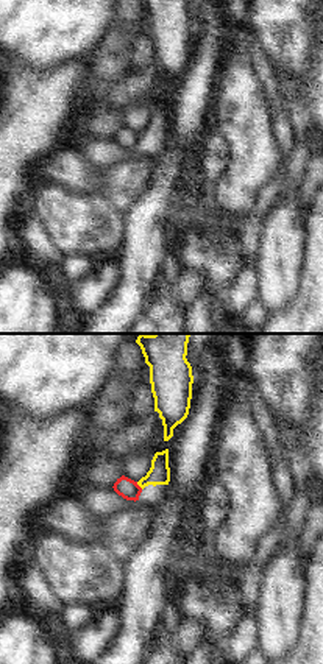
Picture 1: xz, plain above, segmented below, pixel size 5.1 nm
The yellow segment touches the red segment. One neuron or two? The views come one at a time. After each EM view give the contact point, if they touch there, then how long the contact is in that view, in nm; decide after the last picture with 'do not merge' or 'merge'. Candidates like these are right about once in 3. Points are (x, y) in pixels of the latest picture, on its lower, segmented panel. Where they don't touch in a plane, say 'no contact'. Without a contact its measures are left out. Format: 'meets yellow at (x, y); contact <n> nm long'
meets yellow at (139, 485); contact 50 nm long

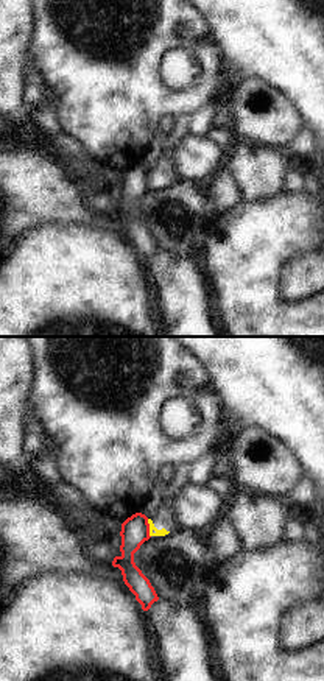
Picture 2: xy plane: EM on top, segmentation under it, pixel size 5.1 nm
meets yellow at (150, 529); contact 100 nm long

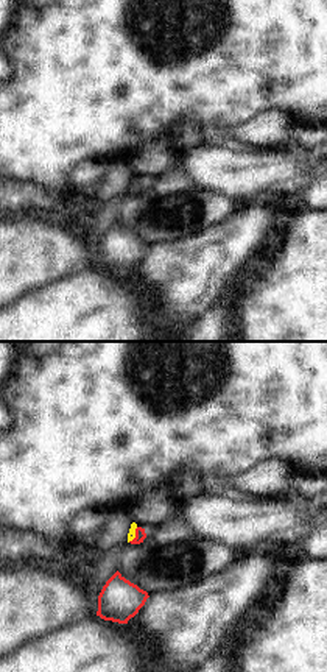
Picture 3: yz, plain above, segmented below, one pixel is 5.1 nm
meets yellow at (134, 535); contact 90 nm long

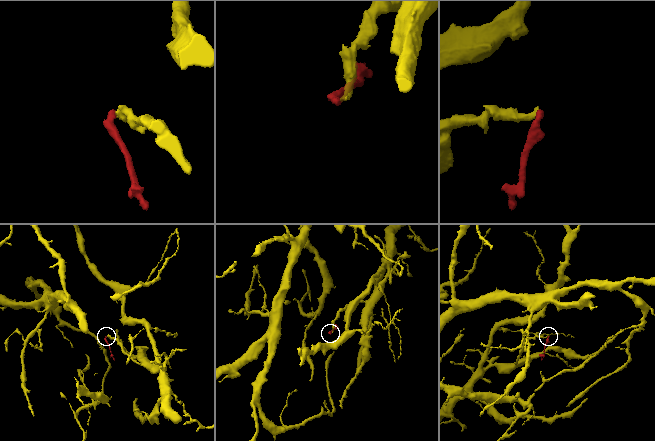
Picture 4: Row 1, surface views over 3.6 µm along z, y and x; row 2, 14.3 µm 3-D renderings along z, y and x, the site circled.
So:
do not merge

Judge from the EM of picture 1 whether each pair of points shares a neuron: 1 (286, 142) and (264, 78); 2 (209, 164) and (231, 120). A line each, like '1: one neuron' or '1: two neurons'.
1: one neuron
2: two neurons

